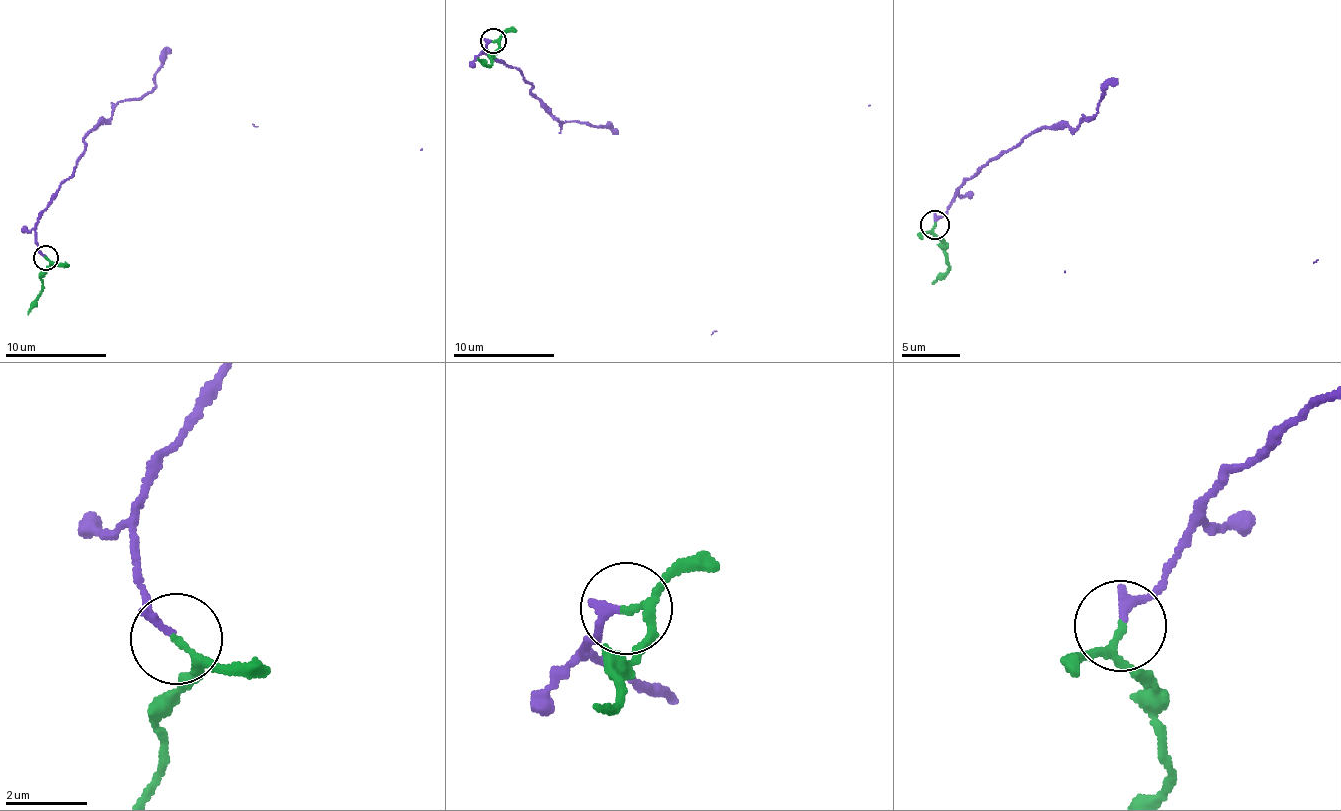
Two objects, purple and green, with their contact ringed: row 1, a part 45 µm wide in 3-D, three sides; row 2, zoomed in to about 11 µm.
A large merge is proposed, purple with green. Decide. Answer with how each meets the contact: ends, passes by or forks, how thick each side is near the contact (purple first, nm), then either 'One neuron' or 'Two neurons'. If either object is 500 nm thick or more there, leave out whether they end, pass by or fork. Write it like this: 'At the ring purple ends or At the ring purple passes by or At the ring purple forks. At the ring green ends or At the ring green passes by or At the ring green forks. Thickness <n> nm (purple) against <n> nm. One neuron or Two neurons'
At the ring purple ends. At the ring green passes by. Thickness 220 nm (purple) against 150 nm. One neuron

